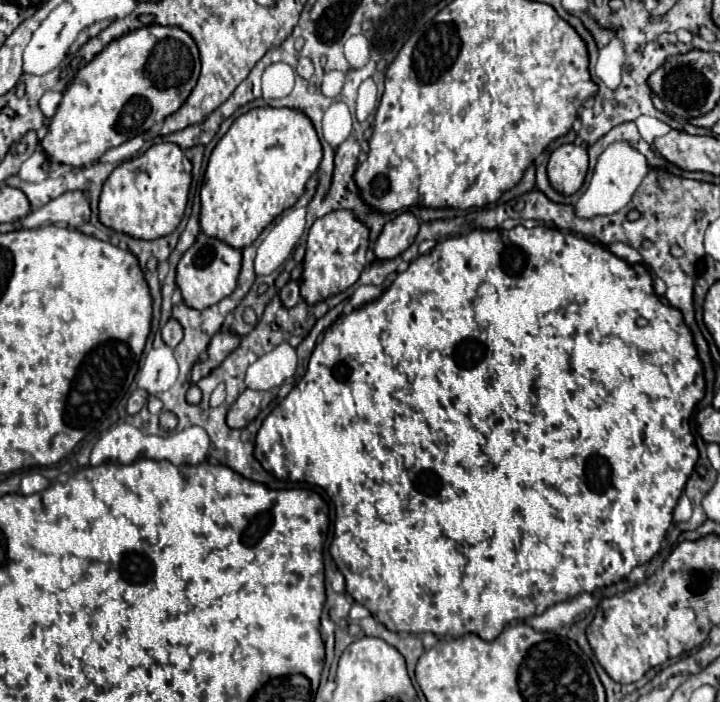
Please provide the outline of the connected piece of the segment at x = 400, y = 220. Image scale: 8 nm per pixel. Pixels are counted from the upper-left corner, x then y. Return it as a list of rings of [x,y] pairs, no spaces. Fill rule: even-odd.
[[[402,212],[382,228],[380,236],[374,242],[372,254],[376,256],[376,260],[396,258],[414,242],[416,234],[418,220],[410,212]]]

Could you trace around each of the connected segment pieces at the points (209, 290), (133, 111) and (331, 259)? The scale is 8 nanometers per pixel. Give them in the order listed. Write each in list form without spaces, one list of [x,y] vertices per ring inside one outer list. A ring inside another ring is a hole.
[[[200,234],[196,238],[196,242],[184,252],[184,256],[180,258],[180,262],[176,266],[176,286],[182,292],[184,304],[188,304],[190,308],[196,308],[196,310],[204,310],[204,308],[220,302],[222,298],[230,296],[236,288],[240,260],[242,260],[242,254],[236,248],[224,244],[222,240]]]
[[[158,24],[132,30],[110,42],[100,54],[94,56],[92,62],[78,70],[78,74],[72,78],[72,82],[62,94],[62,102],[48,124],[48,134],[40,140],[40,146],[50,162],[68,164],[72,168],[84,168],[88,164],[94,164],[106,150],[144,134],[156,122],[162,122],[172,116],[192,94],[198,82],[198,74],[200,58],[190,34],[180,28]]]
[[[334,210],[318,218],[306,240],[306,256],[302,262],[300,296],[308,306],[314,306],[352,286],[366,266],[368,228],[360,224],[350,210]]]

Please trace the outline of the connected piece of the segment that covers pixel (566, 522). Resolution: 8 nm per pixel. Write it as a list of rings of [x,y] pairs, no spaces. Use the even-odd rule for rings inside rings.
[[[516,226],[512,230],[472,230],[468,236],[448,238],[440,242],[428,256],[418,256],[410,262],[408,270],[398,274],[392,282],[392,286],[376,300],[368,302],[366,306],[354,310],[352,314],[342,314],[322,336],[322,340],[316,344],[308,370],[304,378],[294,386],[294,390],[274,406],[274,410],[268,414],[268,418],[262,422],[262,428],[256,436],[254,446],[254,458],[264,466],[268,474],[272,474],[278,480],[284,482],[306,482],[312,486],[322,488],[330,500],[336,506],[336,532],[334,540],[330,544],[330,554],[334,562],[338,564],[338,570],[344,574],[346,580],[346,592],[364,608],[370,610],[374,618],[378,618],[390,632],[408,632],[408,634],[426,634],[432,632],[436,636],[450,636],[460,638],[466,634],[476,634],[482,640],[496,640],[506,624],[514,620],[524,620],[530,616],[542,614],[546,608],[570,600],[582,592],[594,592],[596,588],[612,586],[626,578],[632,568],[646,564],[662,546],[662,540],[672,524],[672,510],[684,490],[684,484],[688,482],[688,476],[692,474],[692,468],[698,460],[698,448],[692,444],[692,432],[690,432],[690,416],[696,408],[696,402],[704,396],[704,372],[700,366],[700,360],[696,356],[694,340],[684,324],[682,314],[676,308],[670,308],[668,304],[660,302],[660,298],[652,290],[652,276],[646,266],[630,266],[628,262],[616,258],[612,252],[608,252],[606,246],[598,242],[584,240],[574,234],[566,234],[560,230],[552,230],[548,226],[534,226],[524,228]],[[636,318],[646,318],[648,326],[636,328]],[[650,334],[654,336],[654,352],[650,352]]]

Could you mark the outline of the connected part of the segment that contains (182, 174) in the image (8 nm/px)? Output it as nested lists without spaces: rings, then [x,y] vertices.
[[[170,142],[154,144],[142,156],[122,162],[104,182],[98,200],[98,220],[136,240],[156,240],[174,232],[182,220],[192,180],[192,164],[184,152]]]

